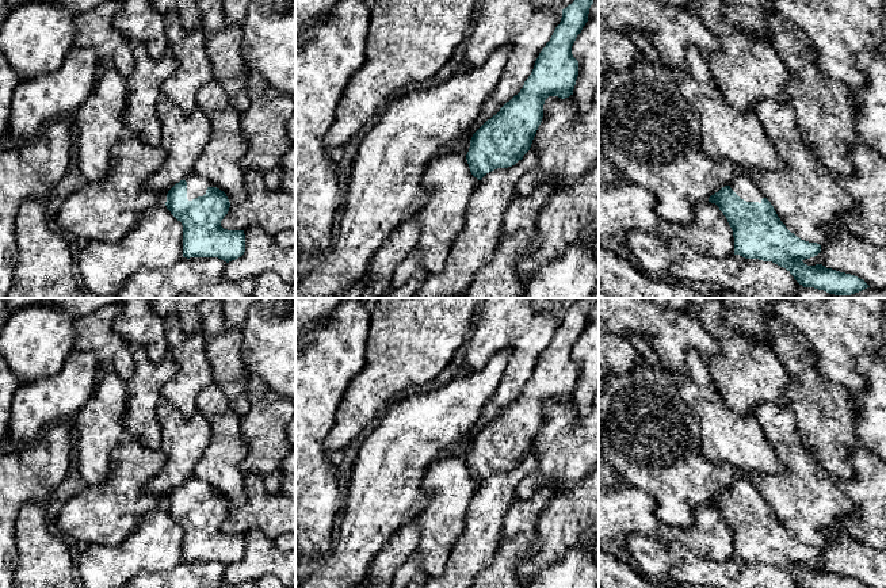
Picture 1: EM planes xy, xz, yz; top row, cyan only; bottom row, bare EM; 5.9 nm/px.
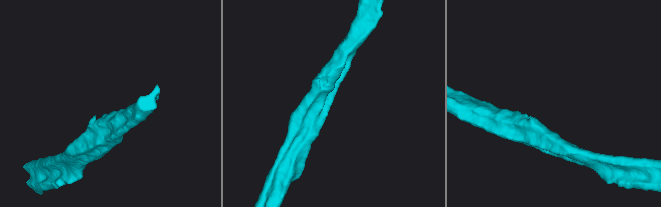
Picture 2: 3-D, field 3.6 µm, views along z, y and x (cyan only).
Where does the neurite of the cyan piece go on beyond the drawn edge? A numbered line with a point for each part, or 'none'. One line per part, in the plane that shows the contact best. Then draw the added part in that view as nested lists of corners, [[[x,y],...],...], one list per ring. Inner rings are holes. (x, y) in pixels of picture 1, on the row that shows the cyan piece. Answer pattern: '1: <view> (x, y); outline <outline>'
1: xy (197, 186); outline [[[191,173],[184,180],[187,182],[187,199],[188,201],[192,201],[198,196],[203,196],[206,194],[207,184],[203,177]]]

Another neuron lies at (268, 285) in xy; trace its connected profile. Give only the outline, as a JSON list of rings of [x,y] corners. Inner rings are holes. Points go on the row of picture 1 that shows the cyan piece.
[[[266,271],[255,279],[248,298],[295,298],[295,283],[284,282],[276,272]]]

